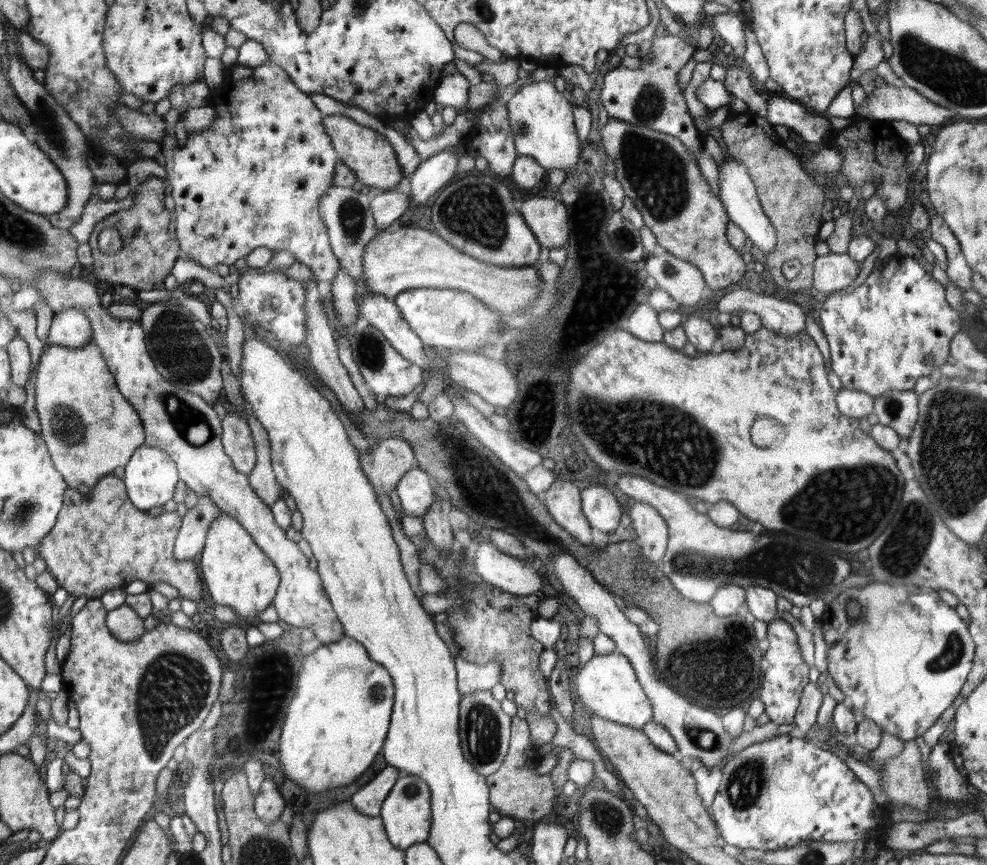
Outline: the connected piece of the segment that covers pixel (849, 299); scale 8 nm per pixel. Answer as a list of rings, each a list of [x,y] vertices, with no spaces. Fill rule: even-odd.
[[[898,252],[886,261],[882,262],[880,270],[873,270],[866,281],[860,285],[857,290],[851,294],[841,294],[840,292],[830,293],[825,295],[822,300],[822,308],[820,308],[820,324],[824,335],[828,338],[830,355],[832,356],[831,366],[833,372],[840,378],[842,387],[862,391],[874,397],[878,397],[892,389],[896,390],[914,390],[916,381],[920,377],[929,377],[932,371],[940,370],[941,365],[947,362],[949,356],[949,346],[953,337],[961,330],[959,312],[951,308],[946,301],[946,294],[944,285],[932,278],[928,272],[918,261],[906,255],[900,255]],[[932,356],[932,364],[927,364],[926,358]]]

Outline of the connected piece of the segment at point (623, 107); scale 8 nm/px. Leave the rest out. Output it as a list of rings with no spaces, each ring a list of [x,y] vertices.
[[[654,35],[652,44],[657,56],[643,60],[640,67],[632,69],[622,65],[611,67],[604,77],[601,100],[609,116],[634,126],[646,127],[678,138],[694,157],[700,152],[704,137],[698,131],[689,113],[683,90],[678,84],[678,72],[694,56],[697,49],[678,35]]]

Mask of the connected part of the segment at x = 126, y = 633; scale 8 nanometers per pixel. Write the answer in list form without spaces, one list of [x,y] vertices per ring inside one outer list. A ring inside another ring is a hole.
[[[125,604],[106,613],[106,626],[108,626],[110,634],[122,642],[135,641],[146,631],[144,619]]]

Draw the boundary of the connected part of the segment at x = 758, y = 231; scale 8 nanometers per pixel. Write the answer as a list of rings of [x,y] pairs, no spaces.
[[[724,150],[723,163],[718,167],[719,176],[718,183],[720,187],[719,198],[726,209],[726,214],[730,221],[737,224],[748,237],[753,246],[757,246],[760,252],[765,255],[774,252],[776,246],[776,229],[770,222],[756,194],[755,184],[746,170],[746,166],[742,162],[738,162],[736,158],[732,158],[730,154]]]

